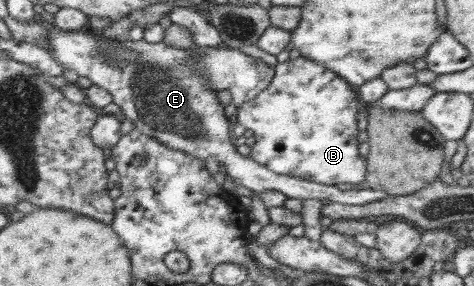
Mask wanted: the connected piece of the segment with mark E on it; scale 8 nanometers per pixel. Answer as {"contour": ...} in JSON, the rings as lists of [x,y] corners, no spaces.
{"contour":[[[47,25],[47,40],[51,45],[54,59],[66,69],[76,71],[78,75],[88,78],[94,85],[106,89],[112,101],[121,109],[120,118],[129,119],[134,127],[157,139],[164,146],[188,153],[188,155],[207,160],[215,157],[219,164],[226,168],[226,175],[237,186],[248,188],[254,194],[264,191],[278,191],[286,198],[328,200],[344,205],[364,205],[372,201],[380,201],[388,196],[384,191],[376,191],[365,187],[361,191],[354,189],[343,191],[335,186],[302,180],[290,175],[277,175],[265,166],[243,157],[230,142],[231,125],[224,114],[224,106],[204,78],[189,71],[189,57],[192,48],[177,48],[148,41],[124,40],[123,49],[137,51],[137,60],[125,66],[118,67],[109,64],[109,52],[113,47],[106,42],[99,42],[94,36],[83,31],[64,31],[59,27]]]}

